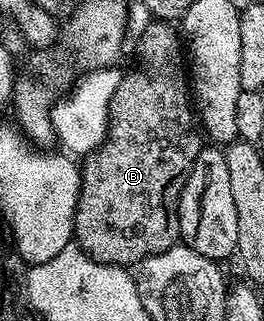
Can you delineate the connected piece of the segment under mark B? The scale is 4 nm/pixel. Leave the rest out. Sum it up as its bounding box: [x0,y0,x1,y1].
[73,20,201,267]

